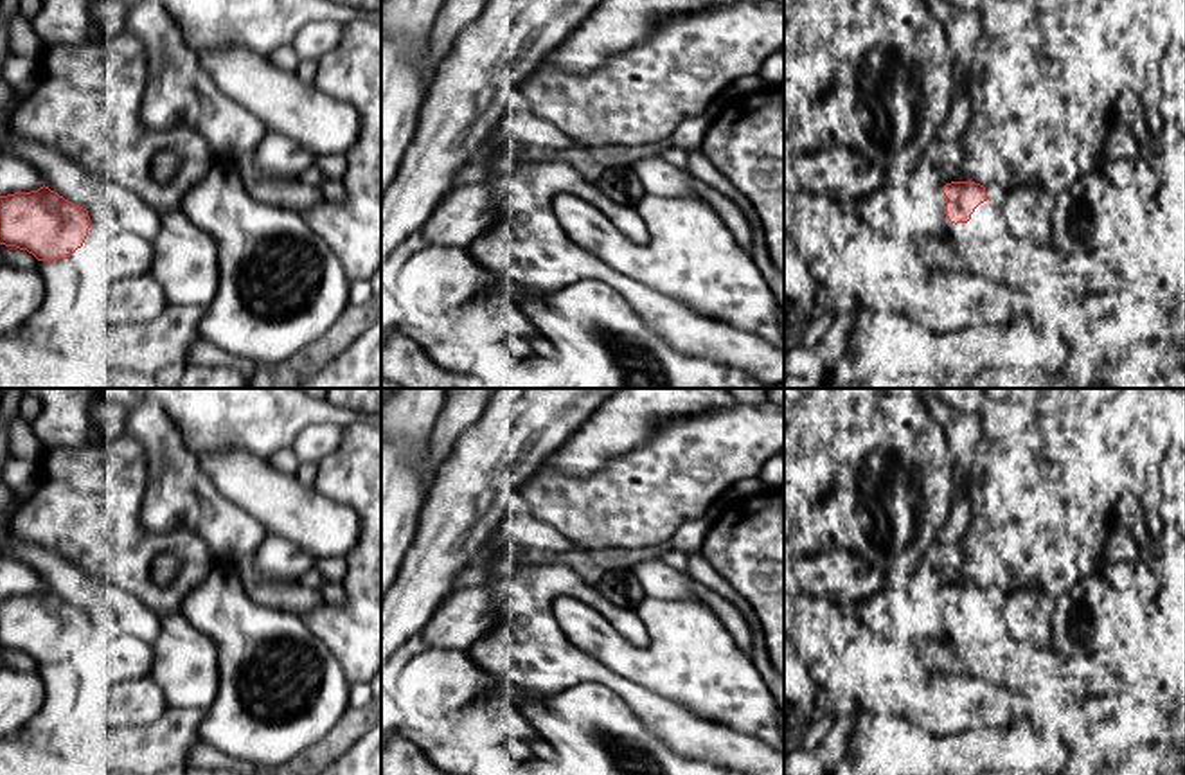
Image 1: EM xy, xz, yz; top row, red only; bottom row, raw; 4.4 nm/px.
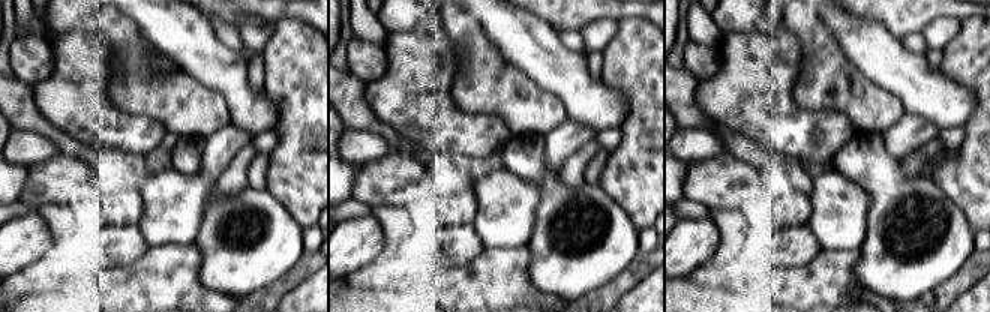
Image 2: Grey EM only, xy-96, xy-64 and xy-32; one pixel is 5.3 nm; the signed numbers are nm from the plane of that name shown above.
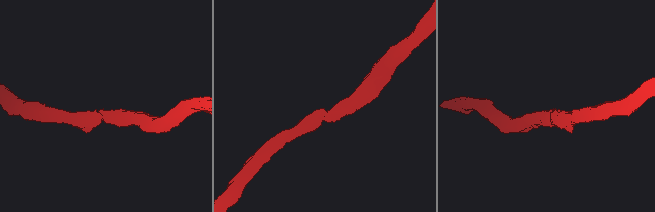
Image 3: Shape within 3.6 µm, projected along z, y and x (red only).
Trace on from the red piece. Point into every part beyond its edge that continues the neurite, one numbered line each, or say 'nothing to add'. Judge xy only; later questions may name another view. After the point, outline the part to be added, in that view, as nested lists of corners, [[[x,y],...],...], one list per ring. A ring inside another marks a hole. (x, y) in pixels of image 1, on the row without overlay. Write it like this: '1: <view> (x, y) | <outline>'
nothing to add

